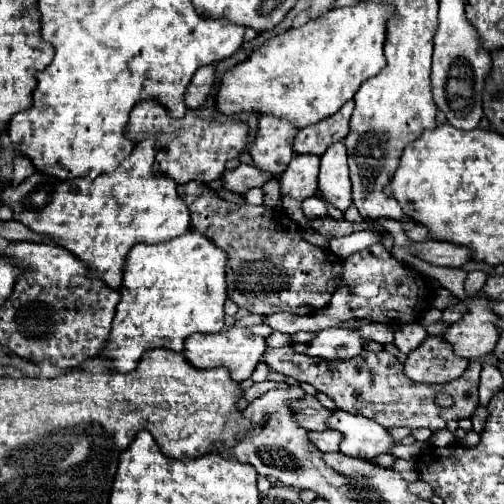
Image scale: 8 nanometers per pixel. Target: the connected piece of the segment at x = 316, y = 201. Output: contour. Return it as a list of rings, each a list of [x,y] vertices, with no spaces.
[[[312,196],[312,198],[306,198],[306,200],[302,202],[302,210],[304,210],[304,216],[306,216],[308,220],[314,220],[314,218],[324,218],[324,216],[328,216],[326,204],[324,204],[320,198],[316,198],[316,196]]]

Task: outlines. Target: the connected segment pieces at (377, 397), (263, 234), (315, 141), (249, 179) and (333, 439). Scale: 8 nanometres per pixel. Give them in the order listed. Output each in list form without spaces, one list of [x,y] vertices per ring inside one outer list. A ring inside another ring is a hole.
[[[292,346],[286,348],[268,348],[262,356],[262,362],[268,364],[270,370],[280,372],[284,376],[290,376],[298,382],[312,384],[318,392],[324,392],[336,402],[336,408],[350,412],[350,414],[362,414],[370,420],[376,420],[384,428],[394,426],[406,426],[406,428],[428,428],[428,430],[440,430],[446,428],[448,420],[462,420],[470,418],[478,406],[478,382],[480,382],[480,362],[470,362],[464,376],[452,380],[444,386],[424,386],[416,384],[410,378],[404,376],[402,364],[396,356],[390,352],[370,352],[362,350],[356,358],[350,358],[346,362],[328,362],[322,358],[310,358],[306,354],[294,352]],[[446,392],[454,396],[452,408],[438,408],[434,404],[434,394]]]
[[[202,182],[180,184],[178,196],[190,210],[190,230],[204,234],[228,254],[228,298],[252,314],[310,314],[324,308],[342,286],[342,258],[318,248],[298,234],[298,224],[266,206],[222,200]]]
[[[350,100],[334,116],[298,130],[292,147],[294,154],[322,156],[330,144],[344,140],[348,134],[348,120],[352,116],[352,110],[354,102]]]
[[[240,164],[238,168],[226,170],[226,172],[222,174],[222,184],[224,184],[224,188],[228,188],[230,192],[244,194],[246,190],[250,190],[250,188],[254,188],[254,186],[264,186],[264,182],[268,182],[270,178],[272,178],[270,174],[264,174],[264,172],[260,172],[258,168],[254,168],[254,166]]]
[[[324,430],[324,432],[308,432],[310,442],[322,450],[322,452],[338,452],[338,446],[342,442],[342,434],[334,430]]]

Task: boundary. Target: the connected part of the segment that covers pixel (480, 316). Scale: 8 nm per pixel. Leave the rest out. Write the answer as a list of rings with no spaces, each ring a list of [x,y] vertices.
[[[476,294],[466,300],[468,314],[460,322],[450,324],[440,336],[452,344],[454,354],[462,358],[480,358],[494,350],[500,330],[496,328],[496,314],[488,308],[490,300]]]

